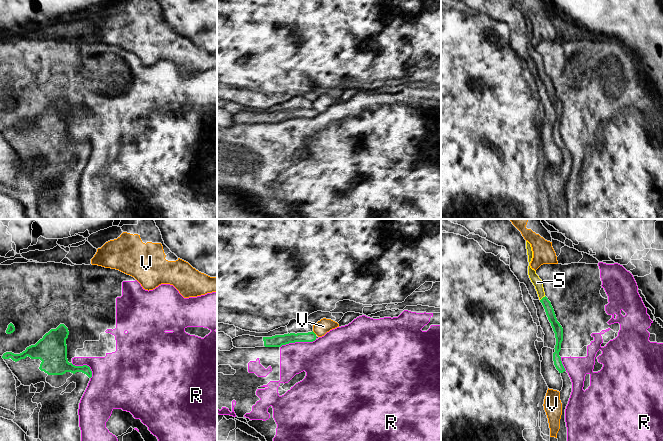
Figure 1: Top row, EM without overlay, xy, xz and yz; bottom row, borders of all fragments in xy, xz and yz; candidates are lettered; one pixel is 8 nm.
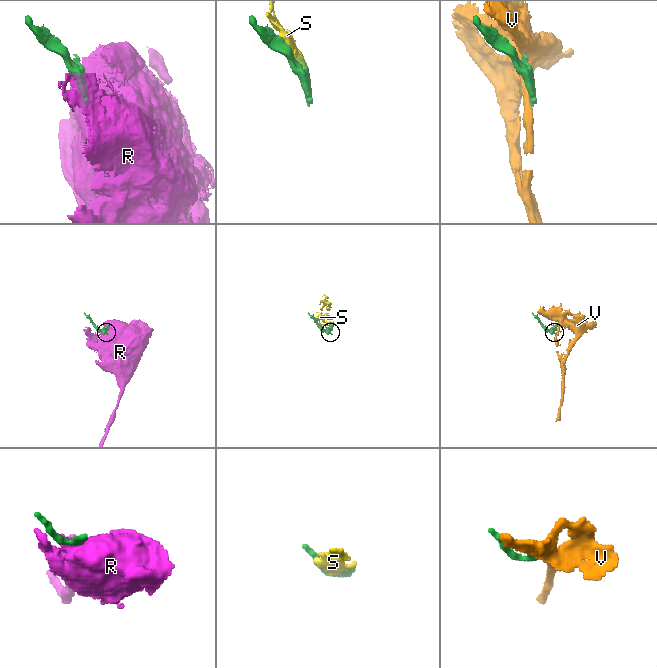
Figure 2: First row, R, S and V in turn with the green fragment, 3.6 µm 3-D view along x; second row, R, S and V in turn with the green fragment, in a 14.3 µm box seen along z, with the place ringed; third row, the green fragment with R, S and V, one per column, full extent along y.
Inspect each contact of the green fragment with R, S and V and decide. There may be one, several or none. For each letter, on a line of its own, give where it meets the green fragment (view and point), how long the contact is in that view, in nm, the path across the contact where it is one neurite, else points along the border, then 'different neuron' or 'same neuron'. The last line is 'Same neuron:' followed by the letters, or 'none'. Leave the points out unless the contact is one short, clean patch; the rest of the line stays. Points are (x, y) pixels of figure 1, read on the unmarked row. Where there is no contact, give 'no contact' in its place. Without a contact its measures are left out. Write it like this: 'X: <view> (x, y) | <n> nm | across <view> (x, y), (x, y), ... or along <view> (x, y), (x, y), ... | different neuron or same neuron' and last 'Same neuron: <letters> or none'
R: xz (298, 117) | 300 nm | along xz (316, 115), (312, 117), (289, 118), (280, 123) | different neuron
S: yz (542, 74) | 60 nm | same neuron
V: xz (313, 108) | 50 nm | different neuron
Same neuron: S

